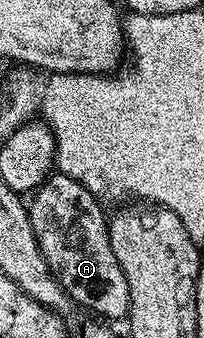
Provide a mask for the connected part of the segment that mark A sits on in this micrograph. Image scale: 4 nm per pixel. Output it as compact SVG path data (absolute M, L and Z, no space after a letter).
M56 171L48 180L31 194L28 205L28 219L32 231L38 241L38 247L50 267L50 271L58 279L58 283L68 292L69 298L96 313L101 313L109 322L127 318L130 307L130 291L126 287L126 275L122 275L122 267L118 267L118 259L114 259L114 247L110 247L108 234L109 218L104 217L105 206L101 198L95 197L89 189L82 187L65 173Z

